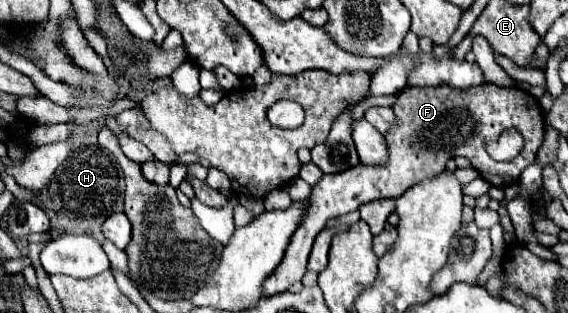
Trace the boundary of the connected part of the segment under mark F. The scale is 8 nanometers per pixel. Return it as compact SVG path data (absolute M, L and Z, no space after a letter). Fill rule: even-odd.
M481 84L469 90L455 90L449 86L437 88L403 88L397 94L395 104L391 106L395 112L395 124L385 134L385 142L389 148L389 160L381 166L359 164L341 174L325 174L311 190L307 212L303 222L291 236L291 242L285 250L285 256L273 276L265 280L263 292L267 296L285 292L293 282L301 280L307 272L307 260L313 246L315 236L325 228L325 224L333 218L349 214L357 210L361 204L381 200L381 198L399 198L413 184L439 176L445 170L447 160L457 156L465 156L475 170L485 178L491 186L505 188L519 180L521 172L535 162L537 150L543 142L543 108L535 96L521 88L501 88L495 84ZM505 128L517 128L525 140L521 154L509 162L497 162L487 152L483 142L495 140Z

